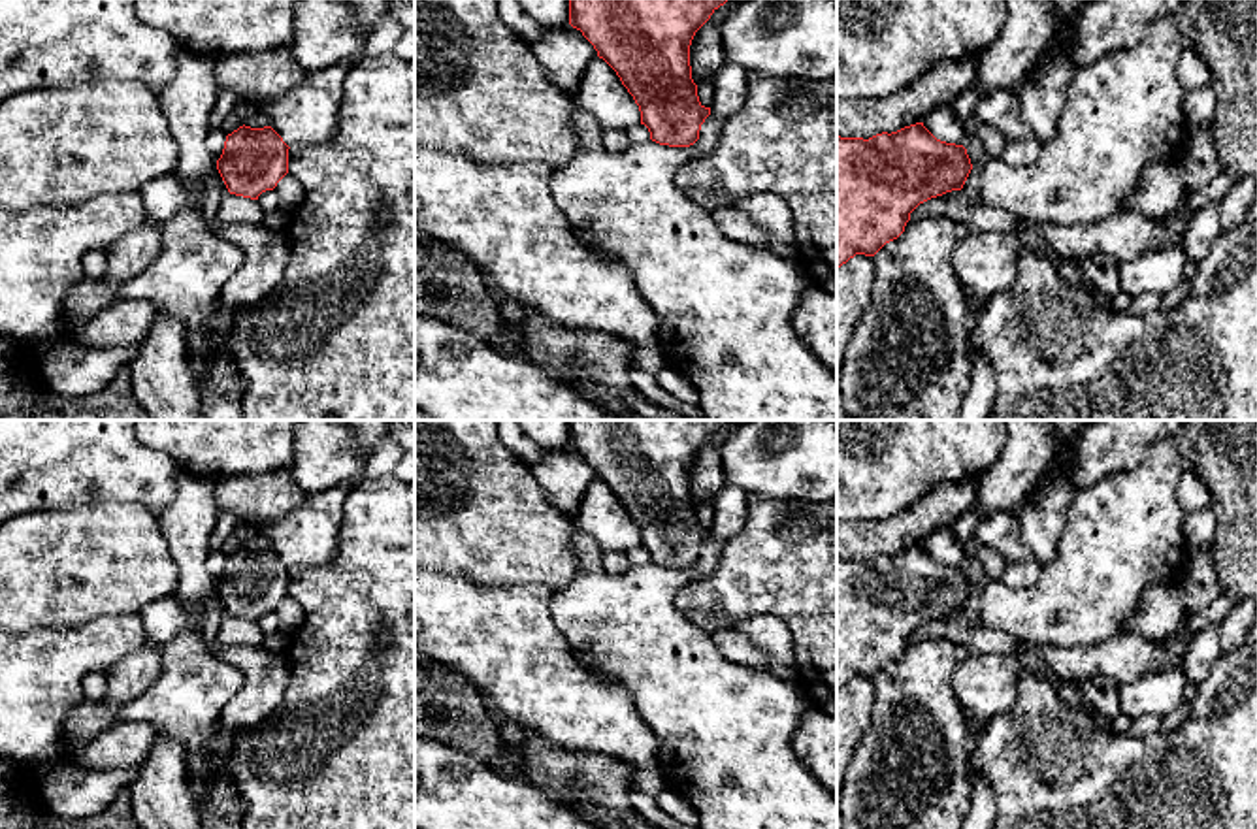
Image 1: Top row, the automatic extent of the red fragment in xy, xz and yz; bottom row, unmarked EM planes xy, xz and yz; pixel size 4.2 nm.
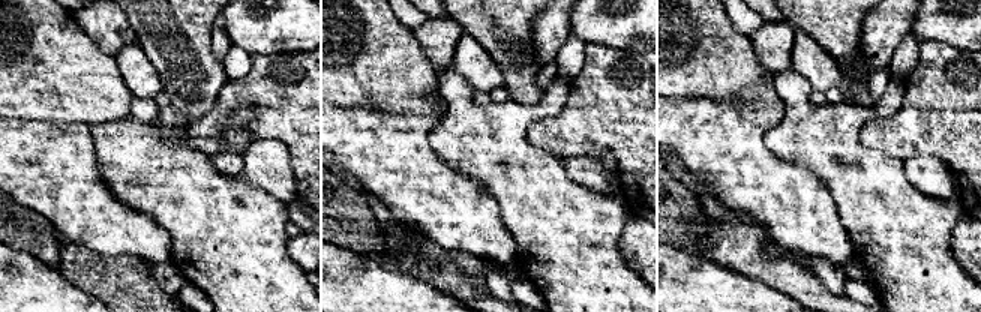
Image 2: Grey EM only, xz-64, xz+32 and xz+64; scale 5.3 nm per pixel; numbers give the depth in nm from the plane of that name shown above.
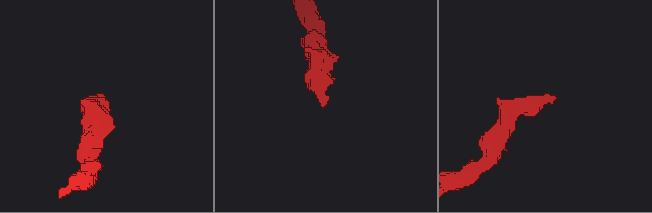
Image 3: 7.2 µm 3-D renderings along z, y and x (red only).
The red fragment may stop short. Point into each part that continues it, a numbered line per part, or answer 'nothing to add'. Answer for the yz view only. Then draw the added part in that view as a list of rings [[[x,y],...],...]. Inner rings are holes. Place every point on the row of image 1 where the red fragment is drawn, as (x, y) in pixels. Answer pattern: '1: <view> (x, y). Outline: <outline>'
nothing to add

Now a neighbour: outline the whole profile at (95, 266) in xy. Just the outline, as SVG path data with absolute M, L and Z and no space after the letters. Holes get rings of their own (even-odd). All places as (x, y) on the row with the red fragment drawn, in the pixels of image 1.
M92 249L83 260L83 271L89 281L94 284L104 284L106 275L106 251L104 249Z

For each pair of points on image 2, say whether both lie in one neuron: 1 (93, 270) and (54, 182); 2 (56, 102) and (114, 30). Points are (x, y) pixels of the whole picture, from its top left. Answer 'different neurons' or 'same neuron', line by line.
1: different neurons
2: different neurons

